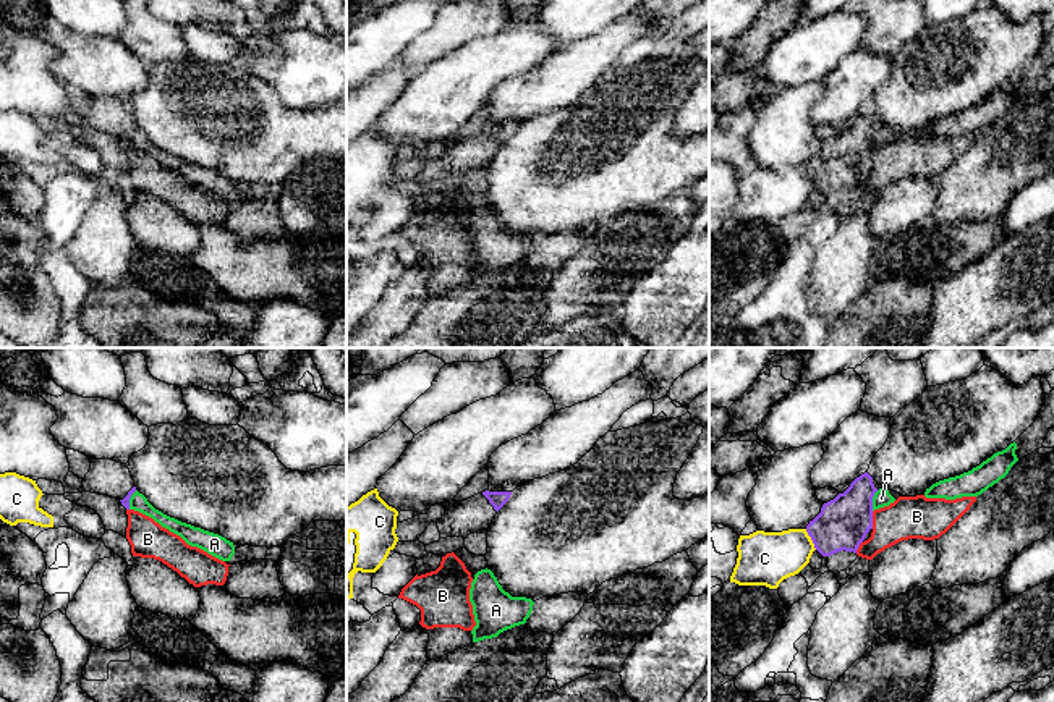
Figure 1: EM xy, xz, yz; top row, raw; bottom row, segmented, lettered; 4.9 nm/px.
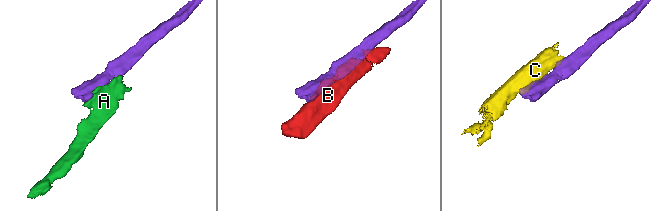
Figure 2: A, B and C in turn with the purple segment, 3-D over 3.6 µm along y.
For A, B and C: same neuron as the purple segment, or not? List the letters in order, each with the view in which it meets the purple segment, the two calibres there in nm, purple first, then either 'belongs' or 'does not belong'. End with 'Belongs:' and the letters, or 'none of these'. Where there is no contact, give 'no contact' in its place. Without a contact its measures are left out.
A: yz | 260/90 nm | does not belong
B: yz | 260/200 nm | does not belong
C: yz | 260/280 nm | does not belong
Belongs: none of these

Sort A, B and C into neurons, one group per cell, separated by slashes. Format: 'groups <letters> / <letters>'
groups A / B / C

